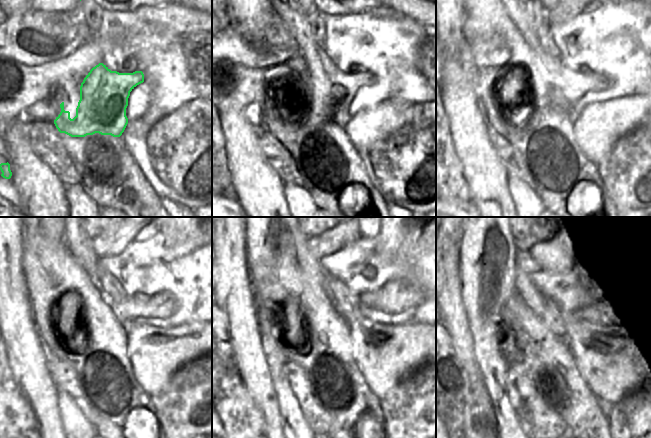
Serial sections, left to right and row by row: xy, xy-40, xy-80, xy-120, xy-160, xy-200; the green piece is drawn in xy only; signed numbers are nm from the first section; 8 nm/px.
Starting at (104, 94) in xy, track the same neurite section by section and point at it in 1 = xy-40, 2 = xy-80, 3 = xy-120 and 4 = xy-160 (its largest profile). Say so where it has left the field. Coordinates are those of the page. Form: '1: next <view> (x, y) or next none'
1: next xy-40 (328, 92)
2: next xy-80 (565, 87)
3: next xy-120 (163, 304)
4: next xy-160 (396, 296)

